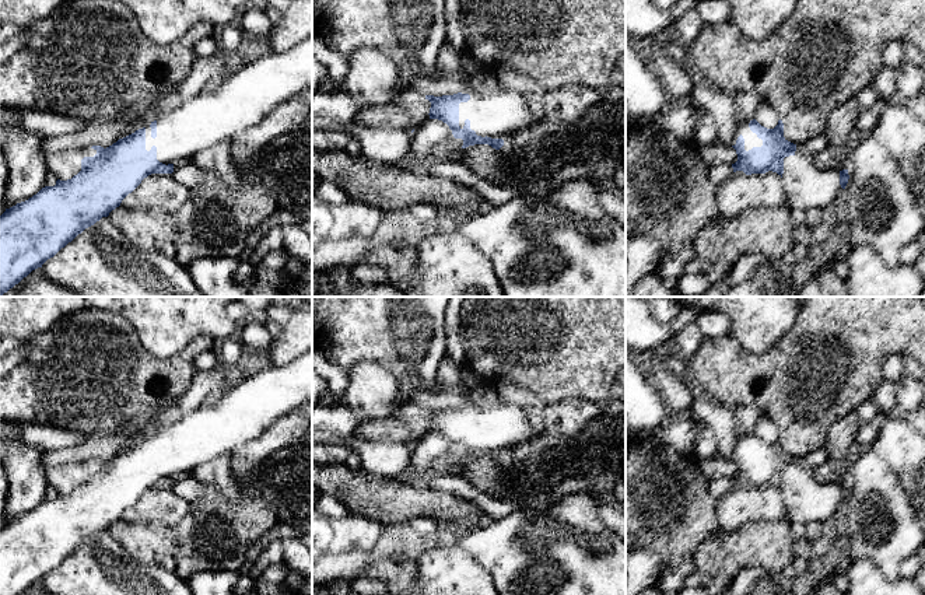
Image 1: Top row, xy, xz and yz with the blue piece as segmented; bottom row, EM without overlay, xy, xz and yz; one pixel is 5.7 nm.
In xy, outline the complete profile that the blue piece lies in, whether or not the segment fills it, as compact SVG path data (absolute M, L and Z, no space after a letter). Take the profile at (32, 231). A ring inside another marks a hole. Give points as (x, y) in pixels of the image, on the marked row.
M312 36L283 53L259 50L236 63L214 90L199 92L178 109L106 148L92 146L97 154L81 160L77 175L67 181L57 179L55 186L42 188L0 216L0 295L42 267L85 228L108 217L144 178L172 174L178 161L220 141L231 141L234 134L260 123L280 104L311 87Z

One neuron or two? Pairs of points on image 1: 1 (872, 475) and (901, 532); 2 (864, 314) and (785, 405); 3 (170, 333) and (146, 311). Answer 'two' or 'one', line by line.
1: one
2: one
3: one

